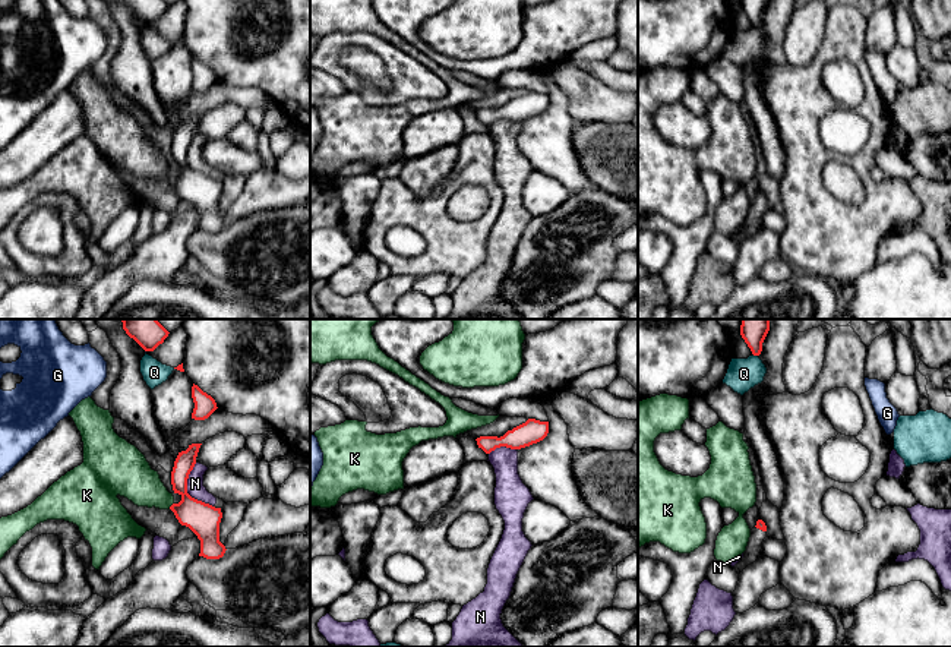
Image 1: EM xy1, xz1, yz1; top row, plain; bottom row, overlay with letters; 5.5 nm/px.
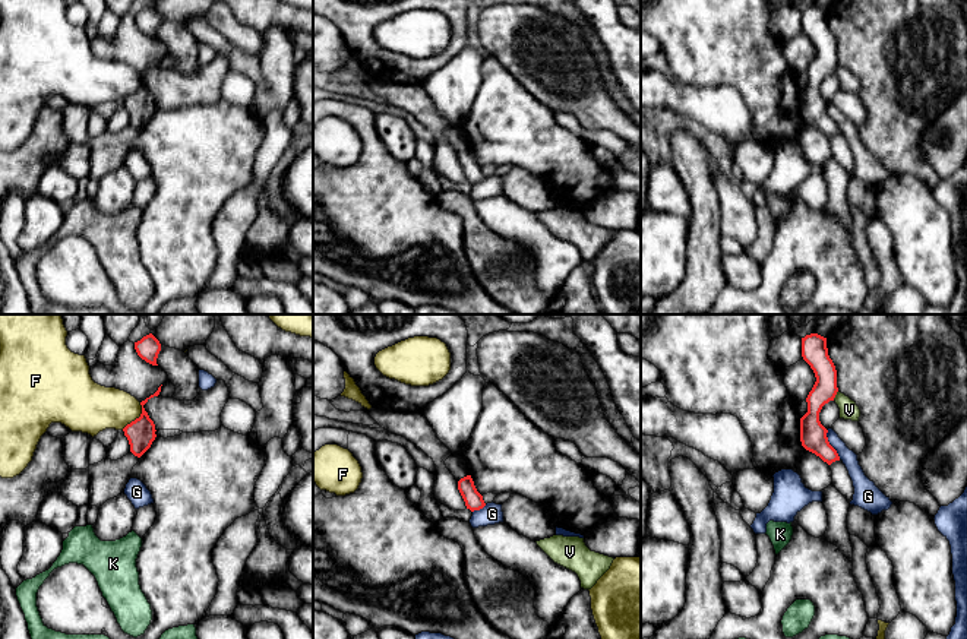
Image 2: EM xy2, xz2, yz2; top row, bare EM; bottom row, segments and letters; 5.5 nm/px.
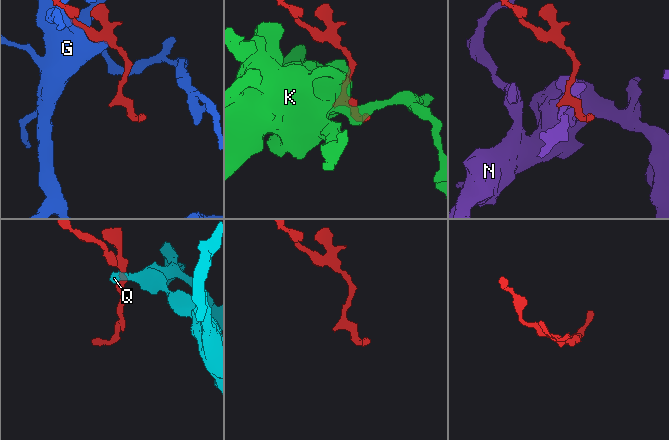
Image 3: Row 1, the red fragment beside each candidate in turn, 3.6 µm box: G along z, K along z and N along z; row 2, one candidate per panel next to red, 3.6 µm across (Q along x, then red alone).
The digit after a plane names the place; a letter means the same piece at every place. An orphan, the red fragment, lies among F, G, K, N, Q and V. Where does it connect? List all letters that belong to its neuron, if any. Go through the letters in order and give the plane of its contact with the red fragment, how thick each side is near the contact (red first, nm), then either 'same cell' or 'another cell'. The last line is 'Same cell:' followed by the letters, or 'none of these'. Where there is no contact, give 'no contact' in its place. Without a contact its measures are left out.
F: contact in xy2; calibres 160 and 260 nm; another cell
G: contact in yz2; calibres 140 and 90 nm; another cell
K: contact in xy1; calibres 180 and 220 nm; another cell
N: contact in xy1; calibres 180 and 100 nm; another cell
Q: contact in yz1; calibres 110 and 180 nm; another cell
V: contact in yz2; calibres 140 and 100 nm; another cell
Same cell: none of these

